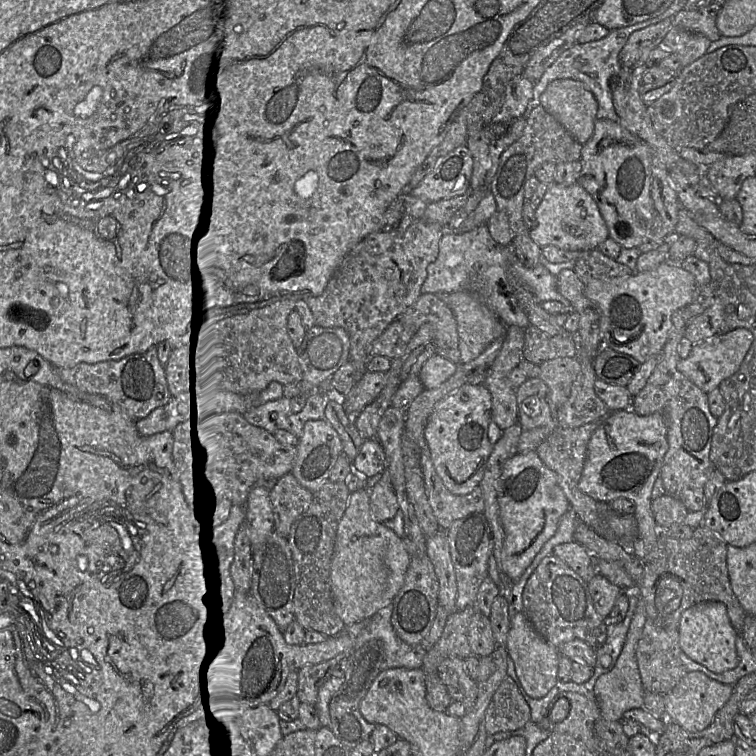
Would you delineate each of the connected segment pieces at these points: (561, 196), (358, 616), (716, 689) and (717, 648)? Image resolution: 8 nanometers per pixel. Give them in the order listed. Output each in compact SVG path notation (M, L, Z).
M552 183L546 191L541 203L535 209L536 226L529 230L531 240L538 246L555 246L568 251L589 251L609 238L609 230L603 219L598 204L593 197L578 183L562 185Z
M365 488L350 492L338 523L330 565L334 608L346 627L372 617L392 603L404 584L410 559L401 538L372 517L369 491Z
M699 671L688 672L664 695L665 719L678 724L688 732L700 732L710 725L717 711L729 700L733 686L713 680Z
M705 601L686 609L679 621L679 646L690 659L714 673L734 669L739 663L736 651L738 632L733 628L724 603Z

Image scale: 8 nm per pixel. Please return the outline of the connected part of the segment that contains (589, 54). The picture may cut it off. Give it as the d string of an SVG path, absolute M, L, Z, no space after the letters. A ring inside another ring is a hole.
M667 10L661 15L651 18L649 20L636 23L624 28L618 28L610 30L609 33L602 39L592 41L584 44L575 43L571 48L564 51L558 59L543 73L538 82L533 87L532 98L529 101L527 108L523 114L523 118L526 120L532 110L540 104L540 96L547 88L548 84L558 79L571 79L578 81L584 85L595 97L598 103L598 110L596 119L608 119L614 122L618 122L619 117L616 114L612 92L609 84L609 79L612 76L617 76L621 68L619 61L619 55L623 49L628 37L635 31L643 29L647 26L657 24L665 19L671 19L672 16L667 15Z

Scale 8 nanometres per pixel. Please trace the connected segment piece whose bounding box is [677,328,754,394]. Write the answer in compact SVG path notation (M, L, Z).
M737 328L725 334L716 334L694 344L689 356L679 360L677 369L708 394L739 370L753 340L753 334L745 328Z

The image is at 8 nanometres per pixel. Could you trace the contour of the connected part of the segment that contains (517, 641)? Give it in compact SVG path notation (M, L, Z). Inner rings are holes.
M523 612L510 618L510 629L506 649L513 660L516 674L529 697L543 698L558 682L557 673L560 654L558 649L548 643L534 628Z

